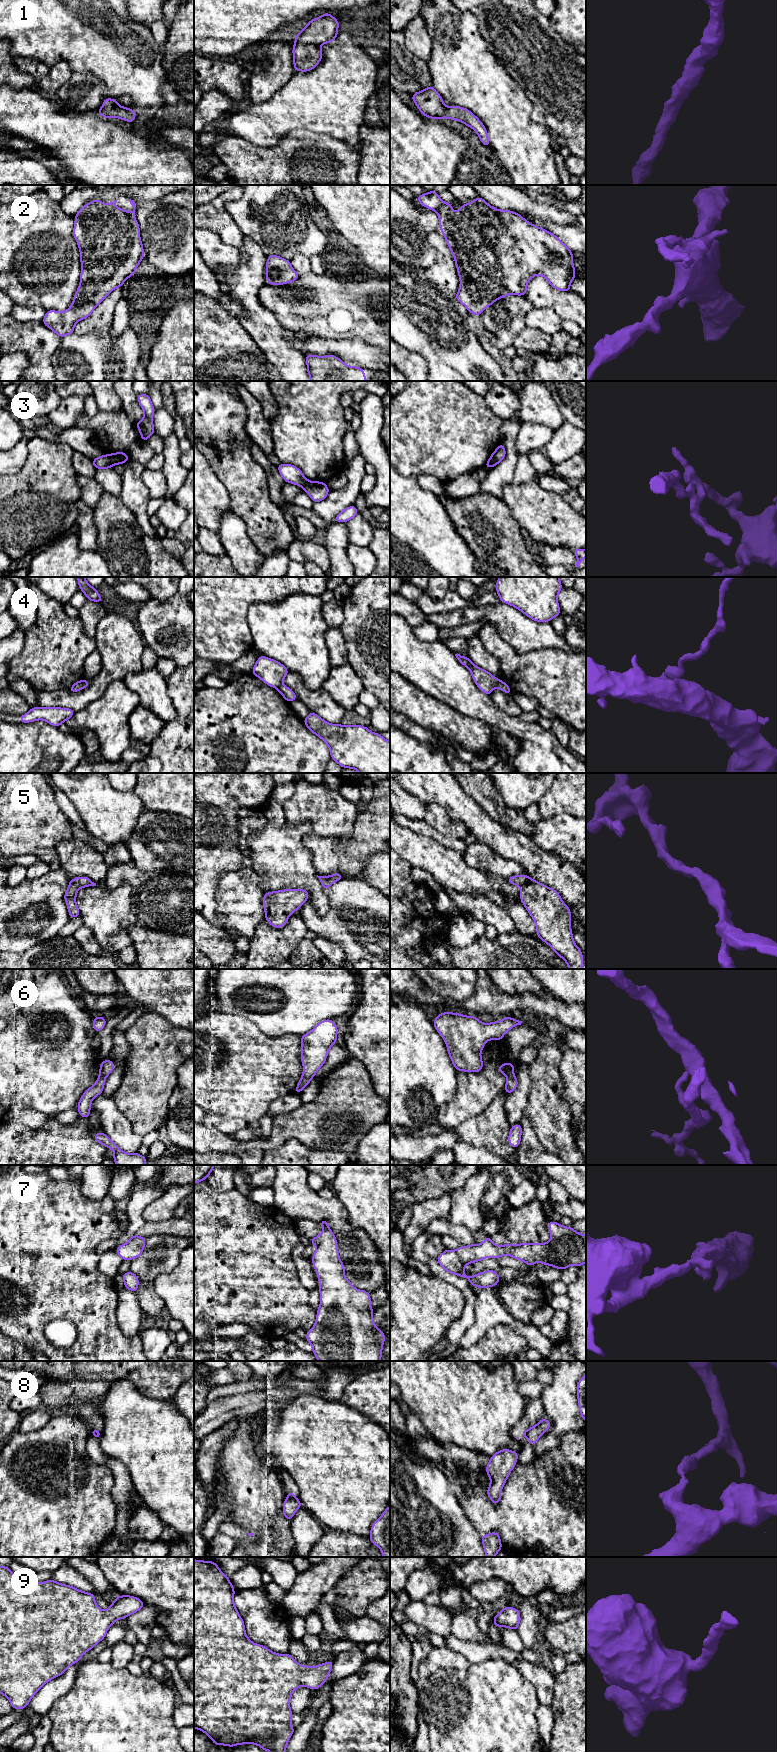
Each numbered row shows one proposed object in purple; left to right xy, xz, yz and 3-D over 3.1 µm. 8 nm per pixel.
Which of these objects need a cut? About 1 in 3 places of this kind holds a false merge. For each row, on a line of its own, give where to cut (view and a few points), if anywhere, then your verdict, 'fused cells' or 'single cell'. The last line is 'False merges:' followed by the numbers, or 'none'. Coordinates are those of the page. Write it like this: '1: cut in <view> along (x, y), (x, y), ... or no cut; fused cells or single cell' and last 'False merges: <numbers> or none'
1: no cut; single cell
2: no cut; single cell
3: cut in xy along (108, 455), (114, 464); fused cells
4: cut in yz along (499, 680), (497, 686); fused cells
5: no cut; single cell
6: cut in yz along (513, 1073), (507, 1076); fused cells
7: no cut; single cell
8: cut in xy along (92, 1429), (93, 1434), (96, 1436); fused cells
9: no cut; single cell
False merges: 3, 4, 6, 8

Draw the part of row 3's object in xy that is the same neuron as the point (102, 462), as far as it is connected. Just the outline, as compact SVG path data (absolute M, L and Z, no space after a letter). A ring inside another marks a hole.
M108 454L99 456L91 461L93 463L93 466L96 469L108 469L108 468L112 468L114 466L114 464Z

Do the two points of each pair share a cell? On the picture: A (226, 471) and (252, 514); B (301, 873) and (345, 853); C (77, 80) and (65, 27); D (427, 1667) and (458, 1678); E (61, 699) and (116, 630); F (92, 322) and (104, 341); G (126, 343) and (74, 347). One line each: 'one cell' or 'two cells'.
A: one cell
B: two cells
C: two cells
D: two cells
E: one cell
F: two cells
G: one cell

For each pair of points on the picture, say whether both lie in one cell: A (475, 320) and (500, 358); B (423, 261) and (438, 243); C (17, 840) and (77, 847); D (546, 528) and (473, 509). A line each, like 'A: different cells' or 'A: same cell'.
A: same cell
B: different cells
C: different cells
D: different cells

